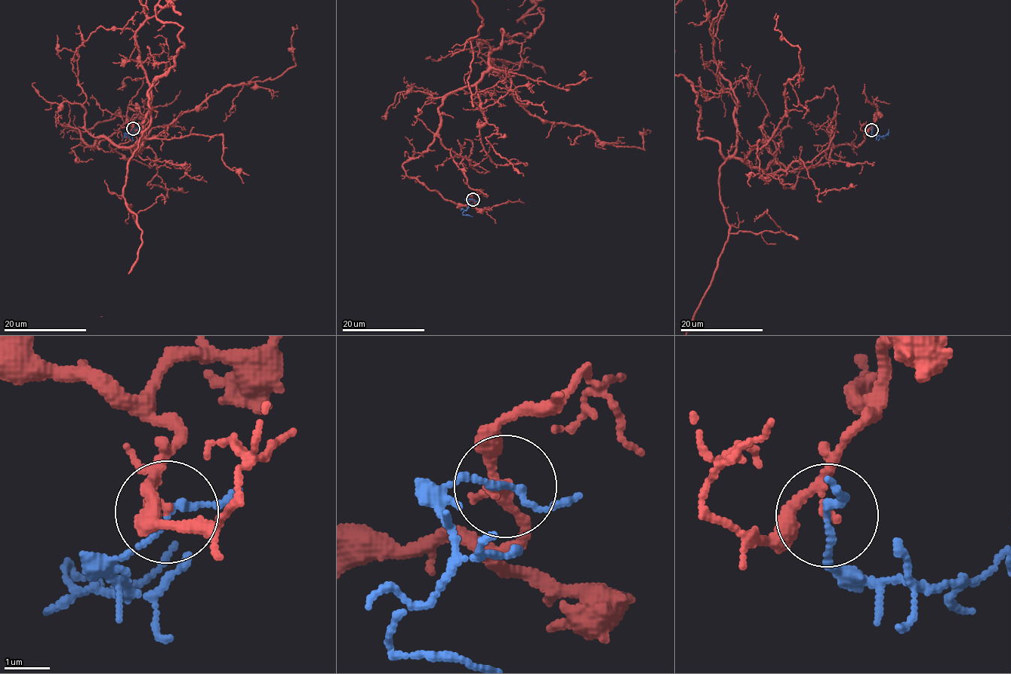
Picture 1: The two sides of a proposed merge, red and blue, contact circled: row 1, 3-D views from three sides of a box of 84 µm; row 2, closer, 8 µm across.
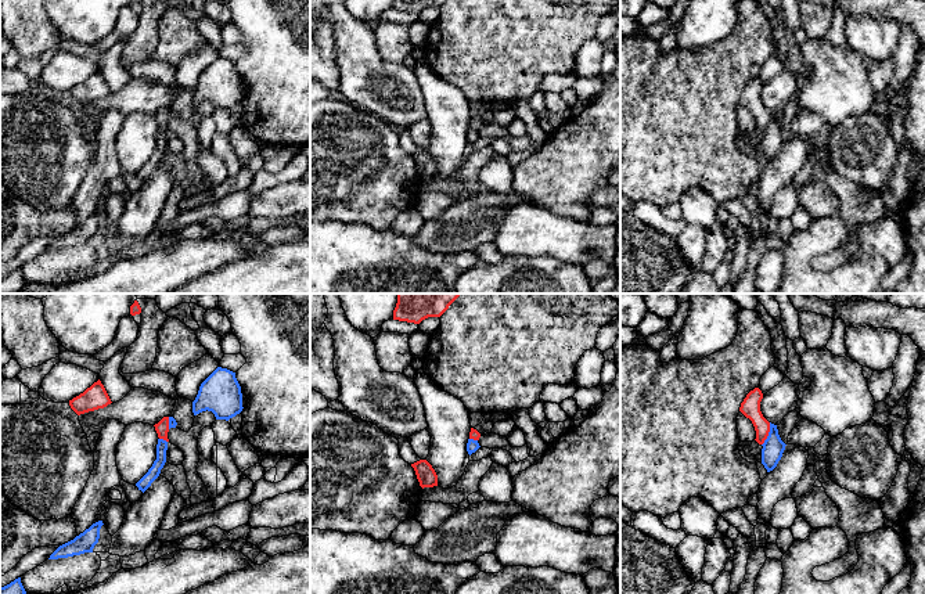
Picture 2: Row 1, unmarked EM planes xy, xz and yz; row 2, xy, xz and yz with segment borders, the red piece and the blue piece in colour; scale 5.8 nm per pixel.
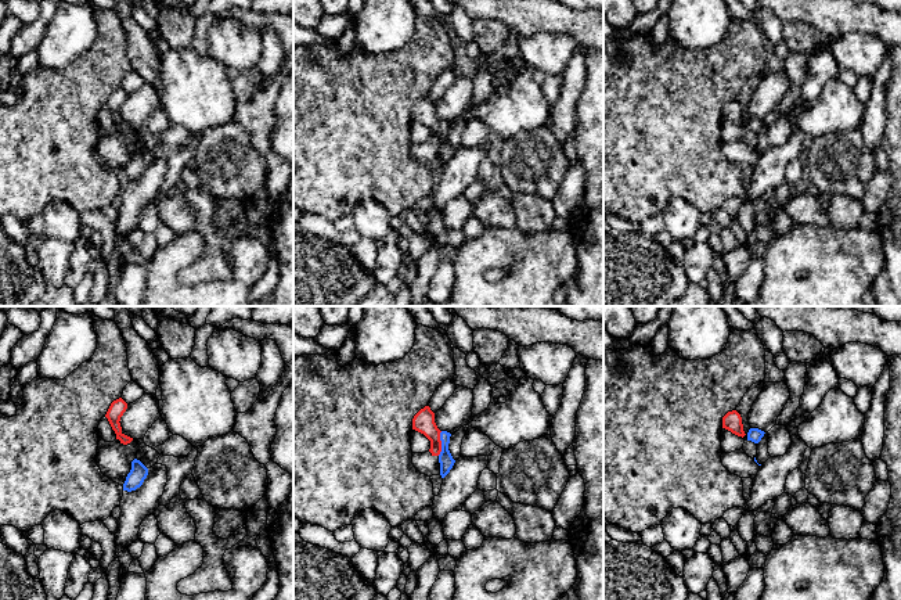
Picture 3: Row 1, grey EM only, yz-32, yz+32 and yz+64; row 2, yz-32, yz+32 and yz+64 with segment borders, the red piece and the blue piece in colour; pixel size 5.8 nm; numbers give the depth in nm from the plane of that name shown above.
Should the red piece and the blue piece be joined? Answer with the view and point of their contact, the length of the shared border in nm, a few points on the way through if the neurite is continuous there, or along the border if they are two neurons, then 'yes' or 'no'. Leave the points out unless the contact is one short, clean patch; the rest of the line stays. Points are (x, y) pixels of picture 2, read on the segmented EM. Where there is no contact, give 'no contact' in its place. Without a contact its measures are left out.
contact yz (767, 434); length 140 nm; border yz (770, 422), (770, 431), (762, 445); no

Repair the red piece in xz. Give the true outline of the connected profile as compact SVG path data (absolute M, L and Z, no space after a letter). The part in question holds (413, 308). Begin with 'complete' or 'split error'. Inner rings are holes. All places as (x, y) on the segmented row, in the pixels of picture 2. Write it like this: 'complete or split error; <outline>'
complete; M397 294L393 320L420 324L428 317L440 317L460 294Z

